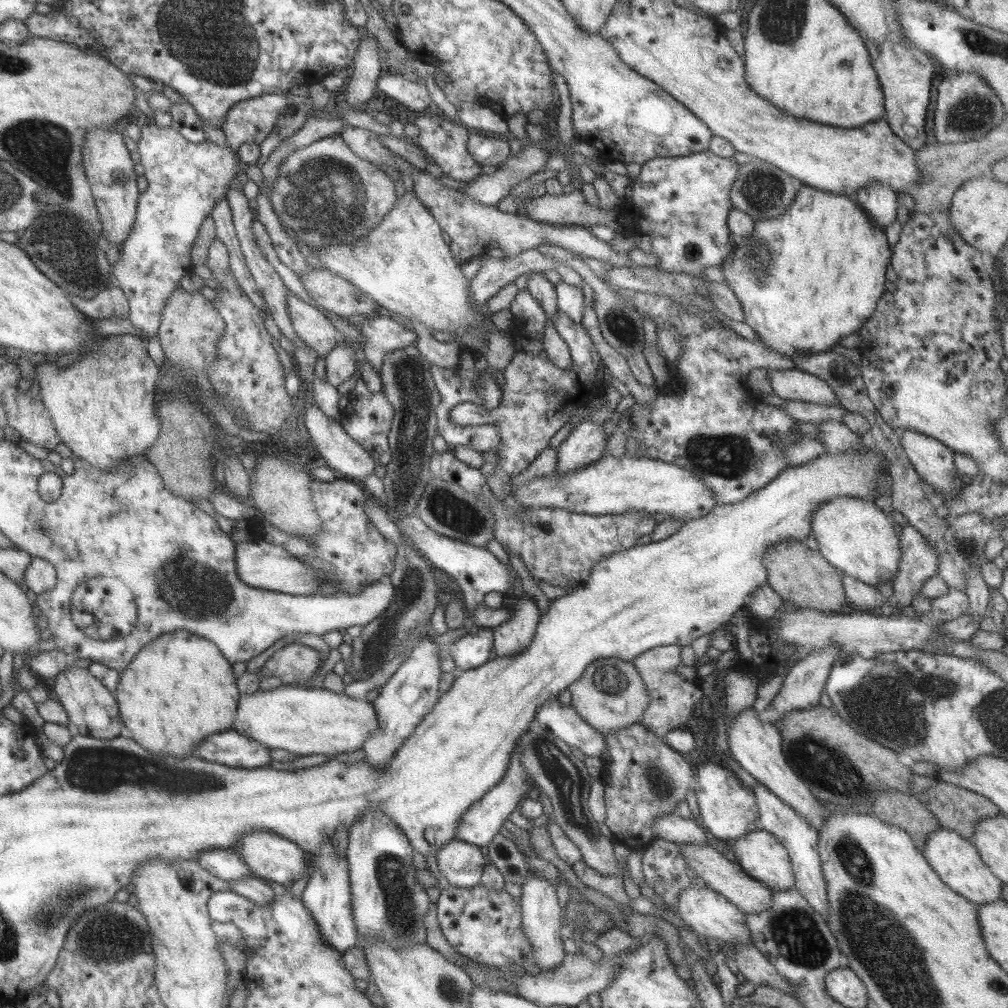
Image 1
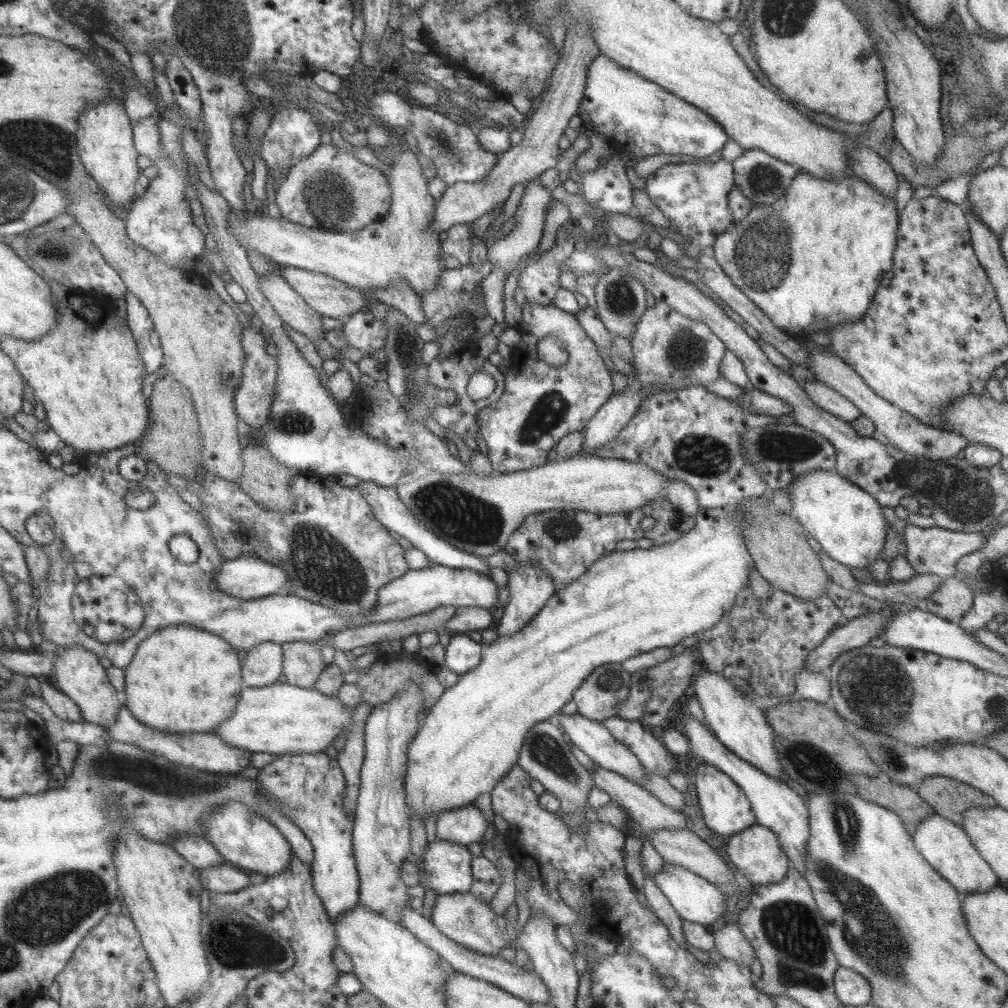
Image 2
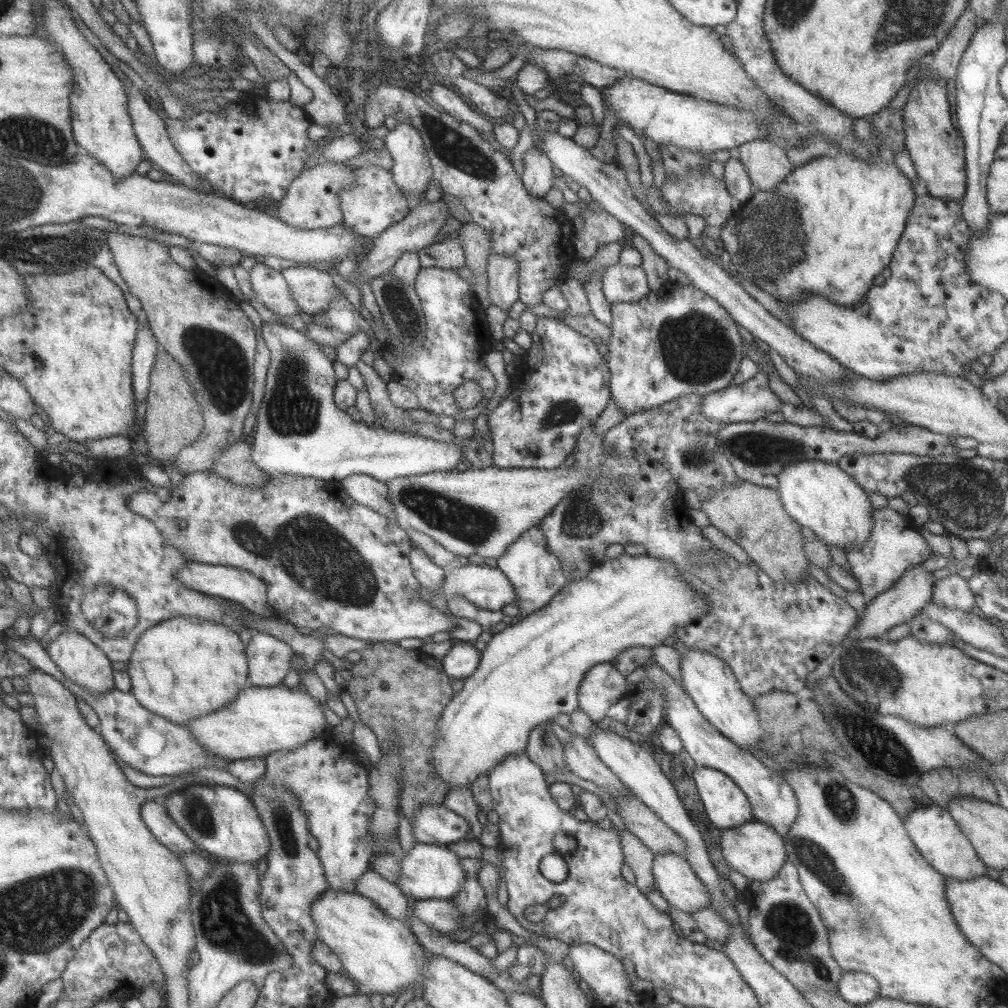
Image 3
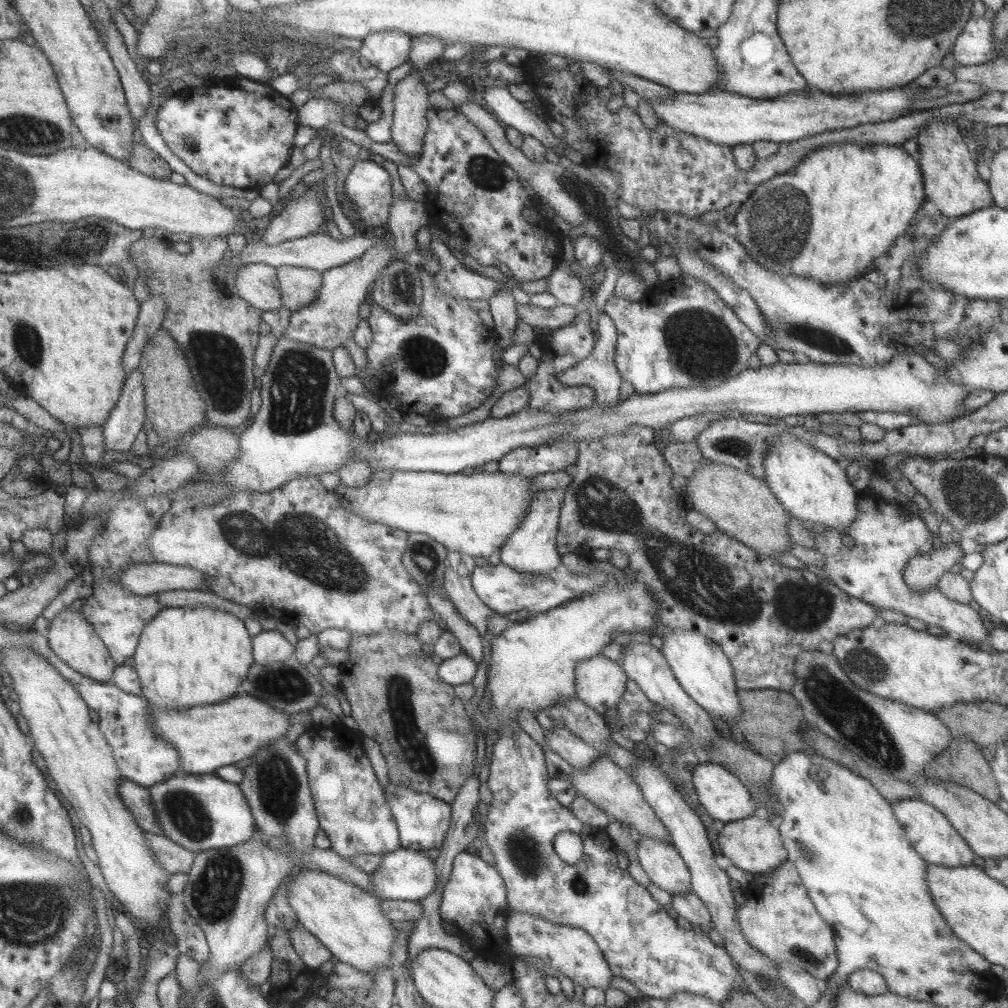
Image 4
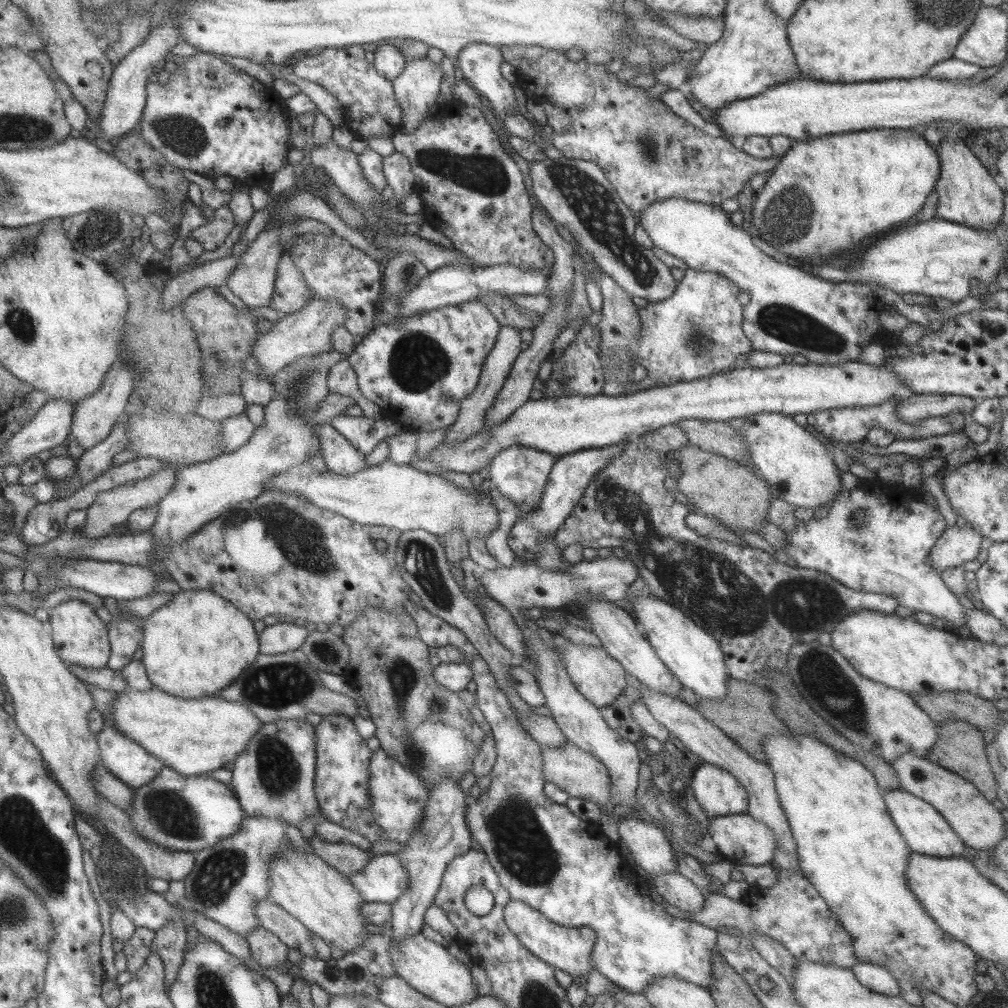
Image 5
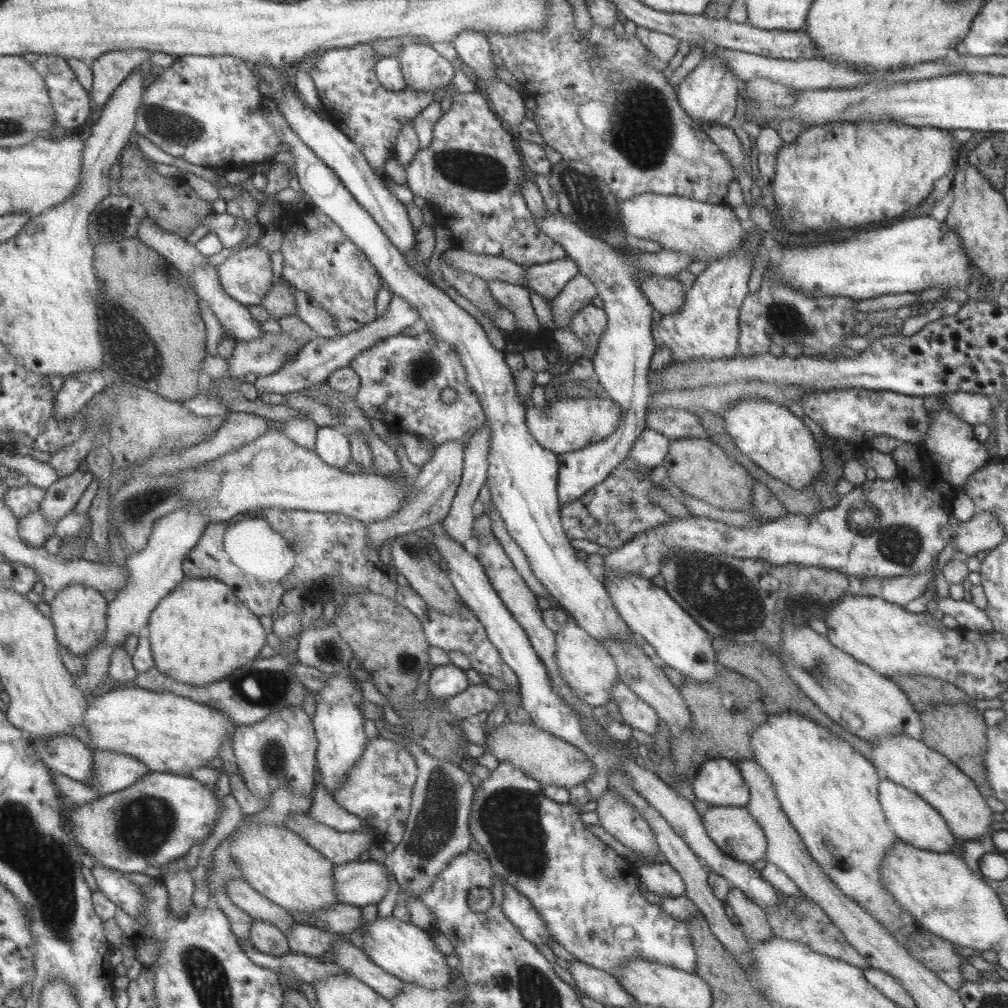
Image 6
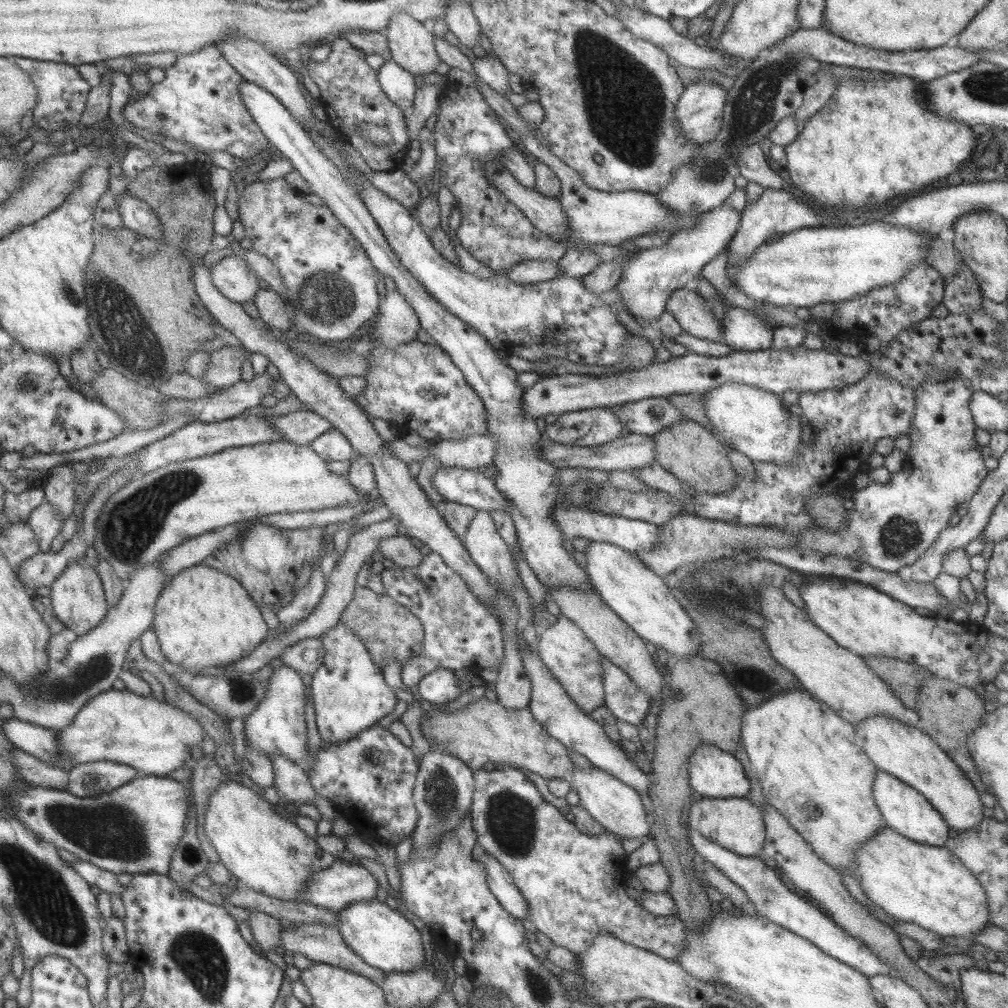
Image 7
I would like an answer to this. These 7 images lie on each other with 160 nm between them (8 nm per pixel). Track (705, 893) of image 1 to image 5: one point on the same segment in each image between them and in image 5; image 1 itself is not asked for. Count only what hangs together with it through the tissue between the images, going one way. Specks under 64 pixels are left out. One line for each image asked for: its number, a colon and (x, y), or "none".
2: (694, 899)
3: (674, 879)
4: (661, 863)
5: (647, 844)

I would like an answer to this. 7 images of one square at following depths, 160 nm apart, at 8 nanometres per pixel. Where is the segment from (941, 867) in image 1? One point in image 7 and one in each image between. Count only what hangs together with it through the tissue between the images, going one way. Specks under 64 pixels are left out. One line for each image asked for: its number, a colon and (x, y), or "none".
2: (943, 843)
3: (935, 835)
4: (932, 837)
5: (922, 828)
6: (913, 822)
7: (904, 810)

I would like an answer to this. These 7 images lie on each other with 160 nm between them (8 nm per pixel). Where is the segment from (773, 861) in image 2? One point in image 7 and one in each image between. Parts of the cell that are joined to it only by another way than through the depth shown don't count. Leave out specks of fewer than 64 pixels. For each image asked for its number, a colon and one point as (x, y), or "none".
3: (754, 850)
4: (753, 844)
5: (740, 839)
6: (732, 829)
7: (736, 824)

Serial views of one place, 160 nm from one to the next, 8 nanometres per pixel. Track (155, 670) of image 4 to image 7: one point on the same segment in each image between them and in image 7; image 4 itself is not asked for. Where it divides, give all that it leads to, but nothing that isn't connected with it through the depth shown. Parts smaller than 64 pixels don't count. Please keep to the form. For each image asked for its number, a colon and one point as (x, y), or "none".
5: (197, 644)
6: (200, 632)
7: (202, 619)

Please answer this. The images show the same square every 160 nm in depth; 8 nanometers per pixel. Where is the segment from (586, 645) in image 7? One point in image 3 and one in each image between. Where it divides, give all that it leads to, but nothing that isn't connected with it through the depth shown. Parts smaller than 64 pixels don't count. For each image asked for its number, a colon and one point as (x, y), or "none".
3: (602, 685)
4: (599, 682)
5: (599, 678)
6: (585, 665)

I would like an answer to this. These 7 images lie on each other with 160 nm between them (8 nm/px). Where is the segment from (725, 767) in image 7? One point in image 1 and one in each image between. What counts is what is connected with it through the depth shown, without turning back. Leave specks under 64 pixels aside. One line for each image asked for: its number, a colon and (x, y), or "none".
1: (727, 809)
2: (724, 807)
3: (725, 805)
4: (724, 798)
5: (718, 794)
6: (717, 782)

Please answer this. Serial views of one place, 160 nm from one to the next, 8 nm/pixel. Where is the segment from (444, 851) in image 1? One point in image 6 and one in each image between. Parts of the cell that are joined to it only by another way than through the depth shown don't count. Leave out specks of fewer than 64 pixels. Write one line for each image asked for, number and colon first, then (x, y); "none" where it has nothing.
2: (446, 868)
3: (428, 871)
4: (404, 874)
5: (383, 878)
6: (358, 883)

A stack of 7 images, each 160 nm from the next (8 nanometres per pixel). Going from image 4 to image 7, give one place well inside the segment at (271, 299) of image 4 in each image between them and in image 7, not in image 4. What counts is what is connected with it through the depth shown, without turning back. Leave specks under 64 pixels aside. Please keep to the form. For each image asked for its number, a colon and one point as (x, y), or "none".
5: (252, 278)
6: (246, 276)
7: (233, 279)

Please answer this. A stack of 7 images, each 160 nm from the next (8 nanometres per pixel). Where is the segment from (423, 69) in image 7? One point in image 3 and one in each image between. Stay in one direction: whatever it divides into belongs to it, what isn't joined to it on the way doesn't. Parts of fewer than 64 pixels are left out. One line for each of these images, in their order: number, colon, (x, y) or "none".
3: (411, 170)
4: (409, 124)
5: (416, 88)
6: (423, 69)

